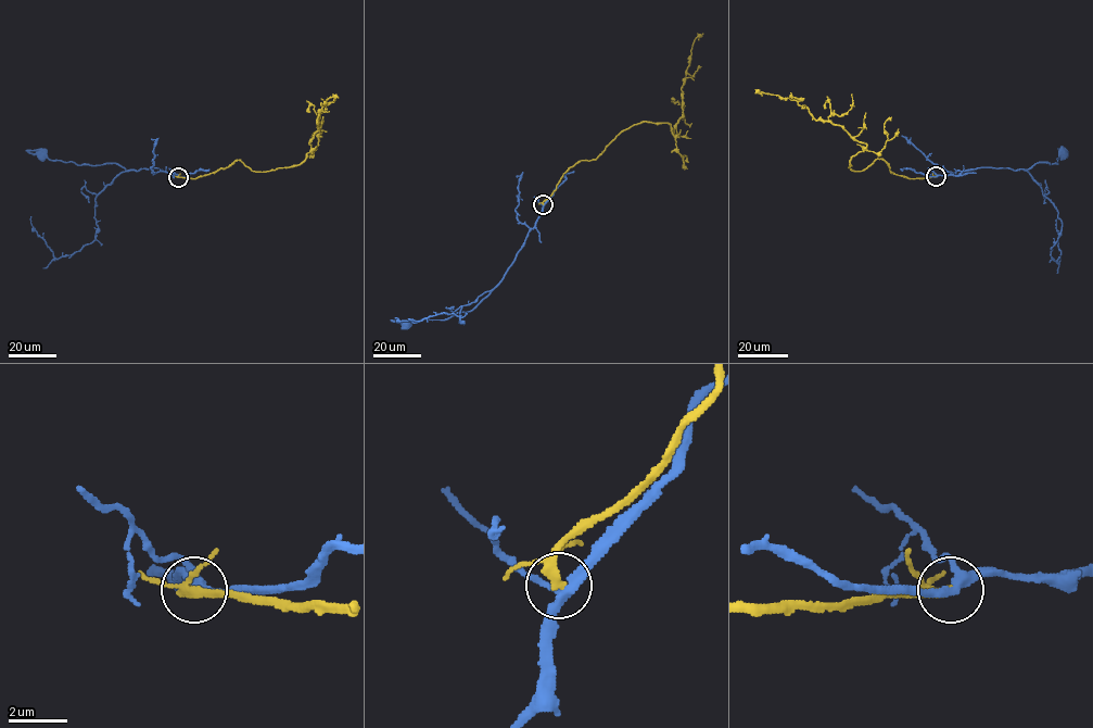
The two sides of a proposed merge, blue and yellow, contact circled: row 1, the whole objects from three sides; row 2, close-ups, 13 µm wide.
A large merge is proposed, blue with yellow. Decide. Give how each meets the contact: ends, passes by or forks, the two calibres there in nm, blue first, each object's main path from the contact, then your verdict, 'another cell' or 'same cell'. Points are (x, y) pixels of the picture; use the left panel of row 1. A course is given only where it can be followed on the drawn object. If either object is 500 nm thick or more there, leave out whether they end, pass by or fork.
blue forks there; yellow forks there; 260 nm thick on the blue side, 170 nm on the other; blue runs (178, 176), (159, 168), (138, 171), (126, 170), (117, 164), (76, 164), (49, 160), (41, 154); yellow runs (178, 176), (210, 175), (237, 160), (257, 172), (299, 165), (310, 150), (322, 104), (329, 97), (338, 98); another cell

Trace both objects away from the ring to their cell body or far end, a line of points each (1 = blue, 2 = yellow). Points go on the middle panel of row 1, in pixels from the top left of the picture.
1: (543, 204), (542, 214), (503, 279), (471, 310), (457, 312), (448, 318), (421, 318), (406, 325)
2: (543, 204), (570, 167), (595, 159), (631, 126), (643, 122), (668, 123), (675, 139), (690, 49), (702, 33)

